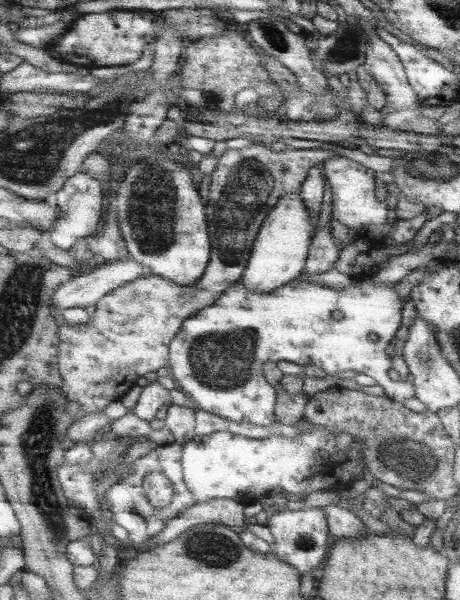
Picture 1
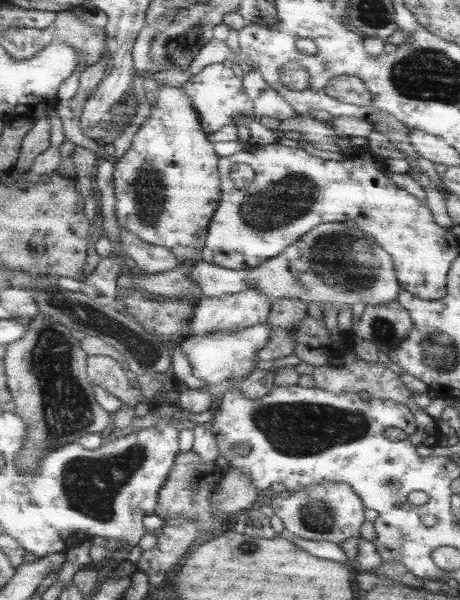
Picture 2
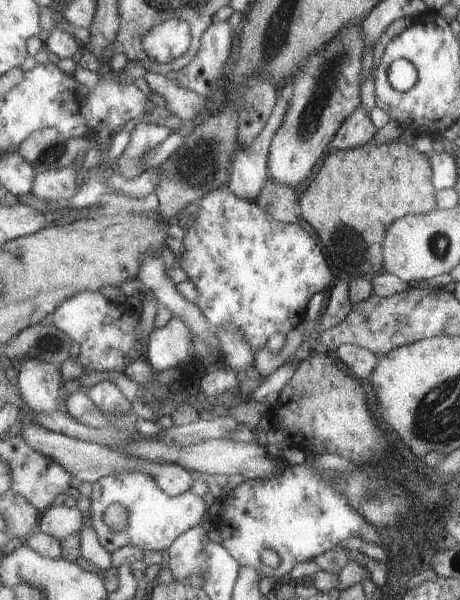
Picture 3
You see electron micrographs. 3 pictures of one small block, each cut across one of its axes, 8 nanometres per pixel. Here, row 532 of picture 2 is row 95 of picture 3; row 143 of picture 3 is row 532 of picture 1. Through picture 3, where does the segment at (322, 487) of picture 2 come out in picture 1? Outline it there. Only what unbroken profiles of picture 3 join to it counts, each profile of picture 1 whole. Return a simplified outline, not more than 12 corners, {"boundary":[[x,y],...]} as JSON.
{"boundary":[[269,512],[277,556],[301,572],[331,552],[329,512]]}

